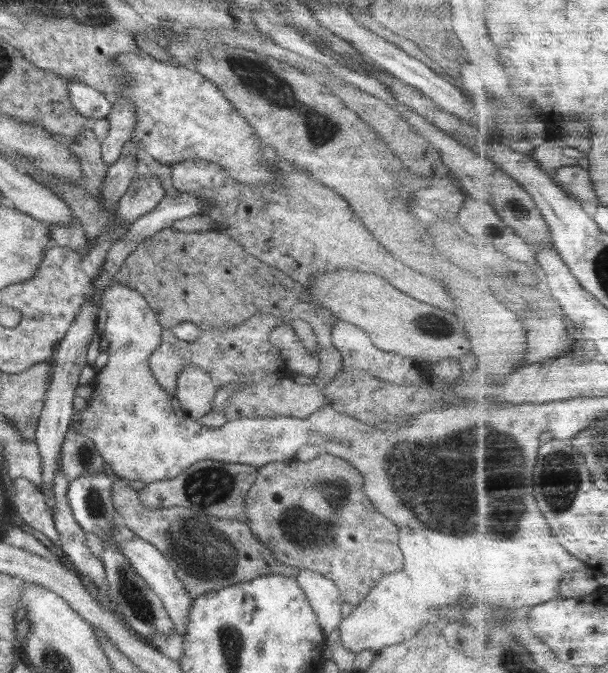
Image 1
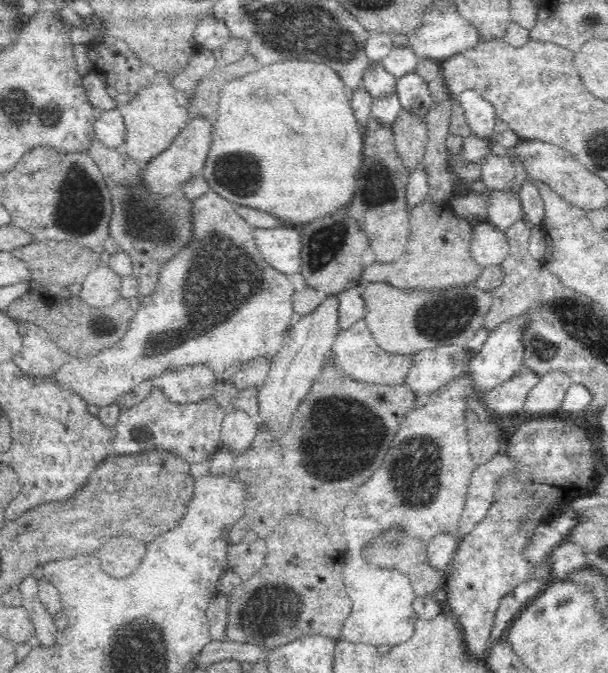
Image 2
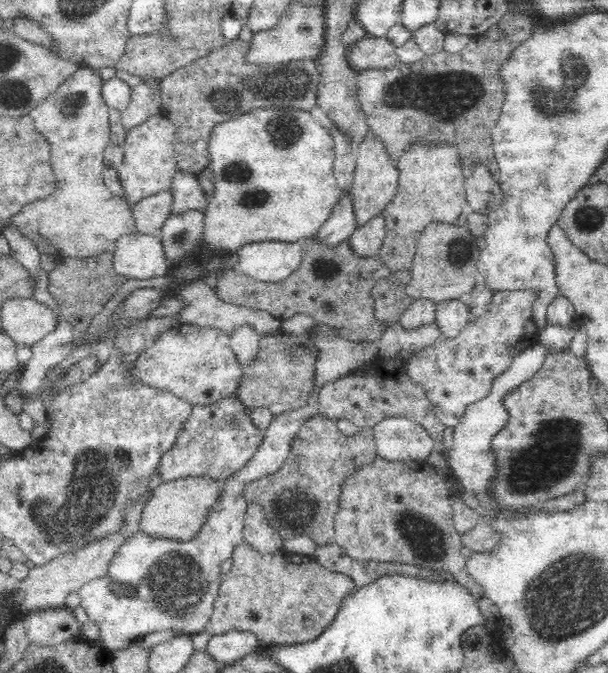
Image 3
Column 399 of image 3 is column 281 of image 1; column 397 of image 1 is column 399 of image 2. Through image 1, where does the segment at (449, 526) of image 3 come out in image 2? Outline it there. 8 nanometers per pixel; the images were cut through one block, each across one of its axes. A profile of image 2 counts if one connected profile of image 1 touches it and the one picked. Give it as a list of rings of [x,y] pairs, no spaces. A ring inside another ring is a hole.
[[[390,527],[380,535],[376,542],[362,547],[363,559],[374,567],[394,569],[396,574],[406,576],[416,597],[433,596],[437,590],[445,586],[446,573],[434,569],[428,562],[427,542],[408,535],[402,528]]]

